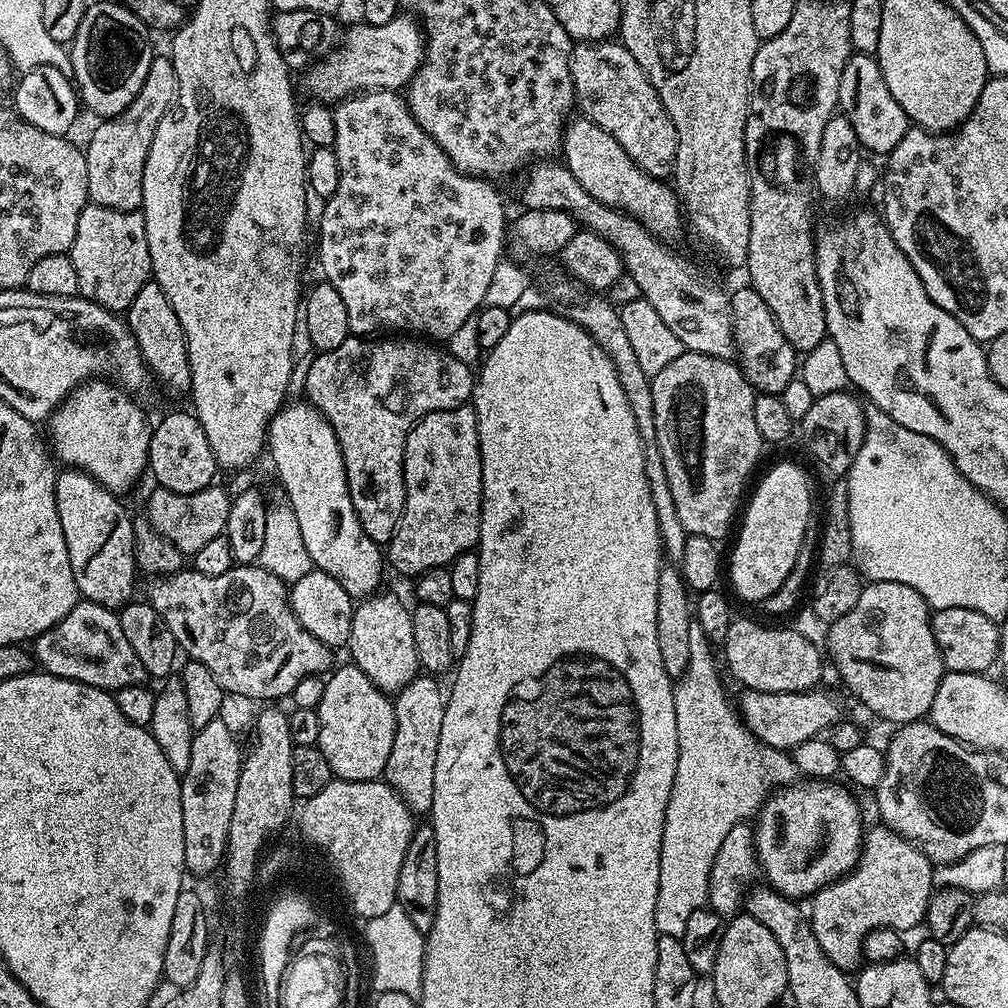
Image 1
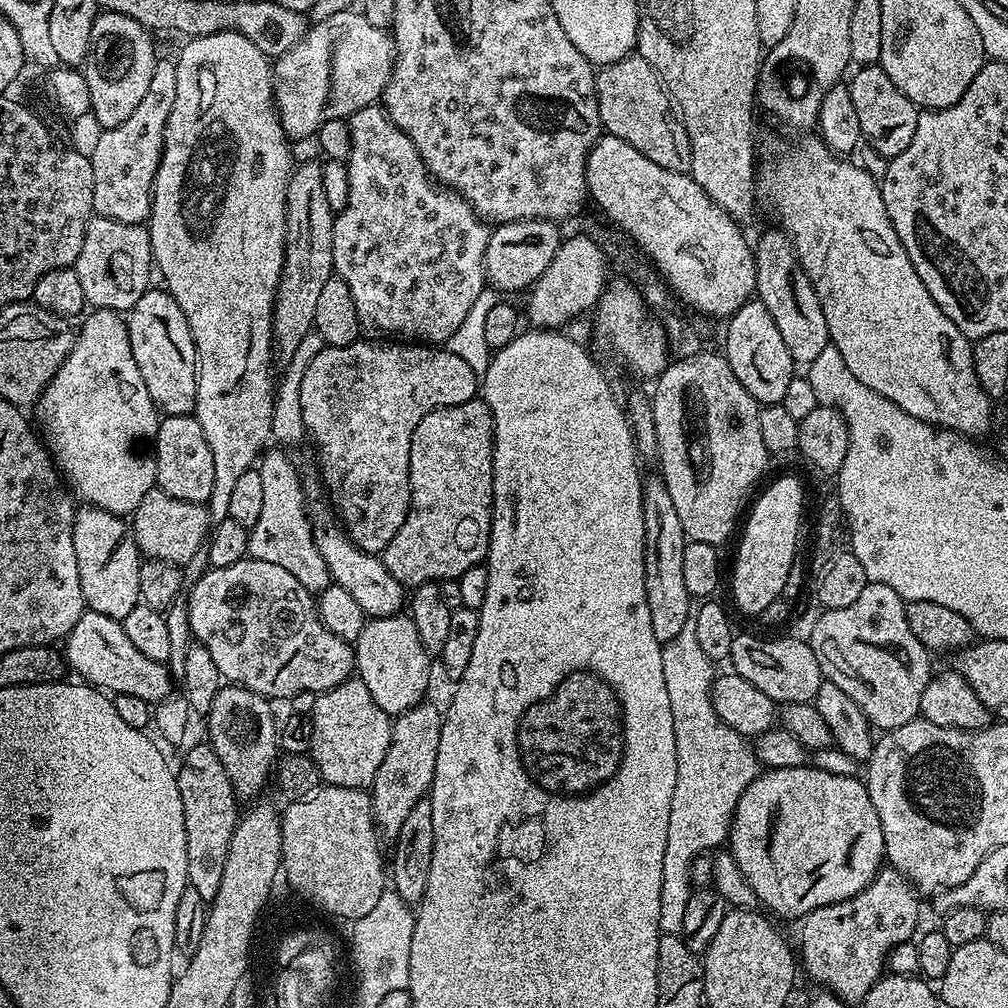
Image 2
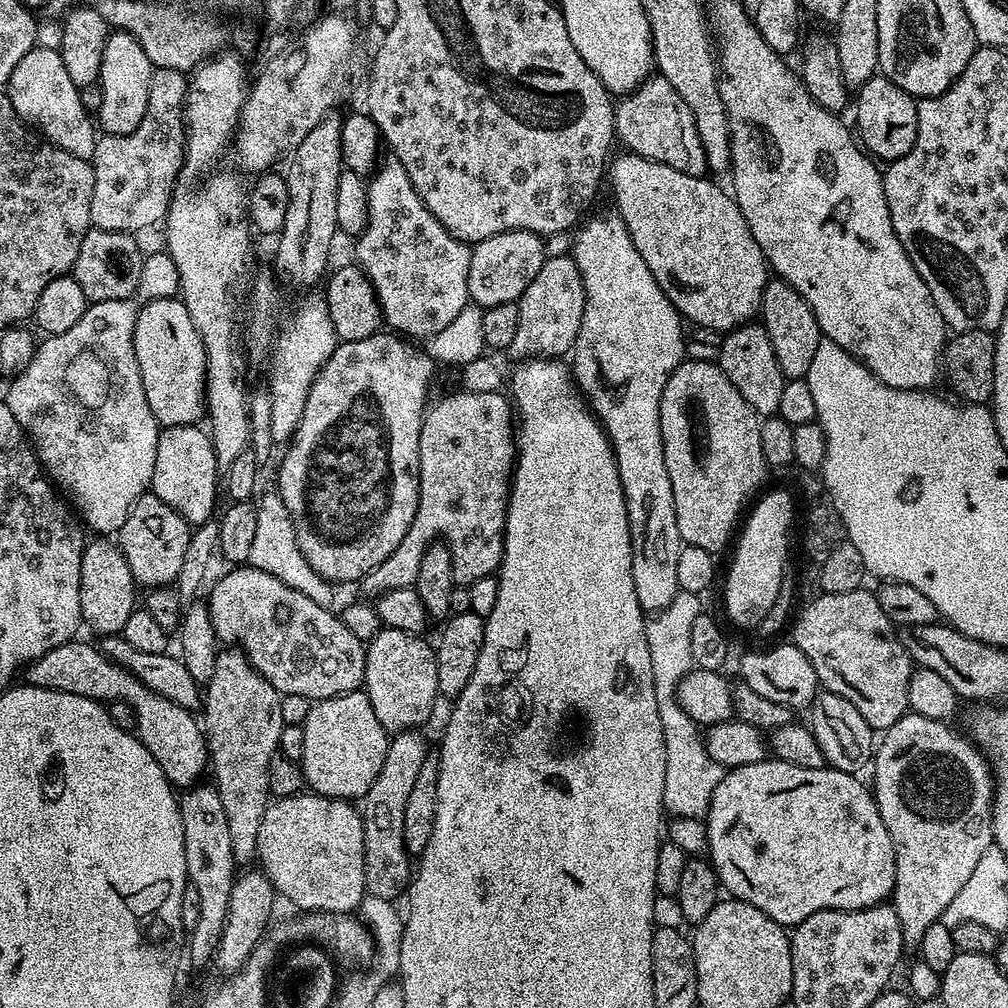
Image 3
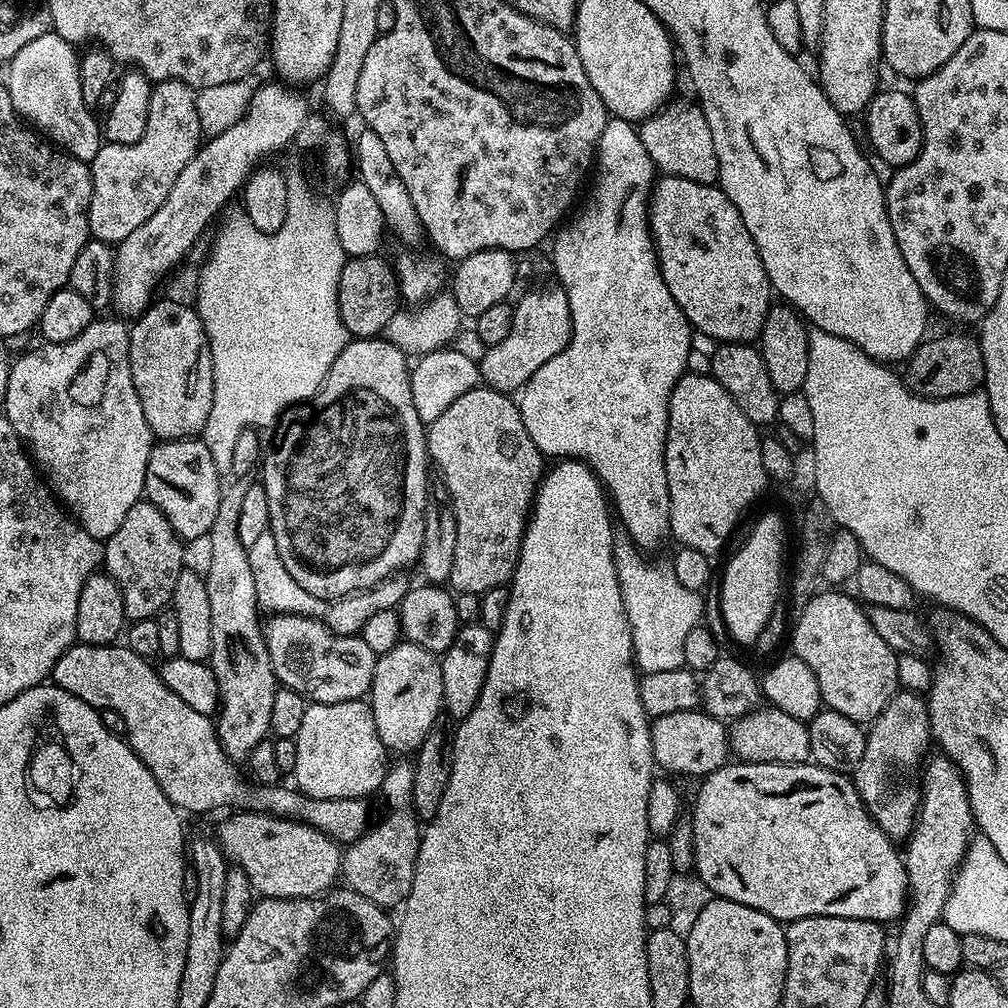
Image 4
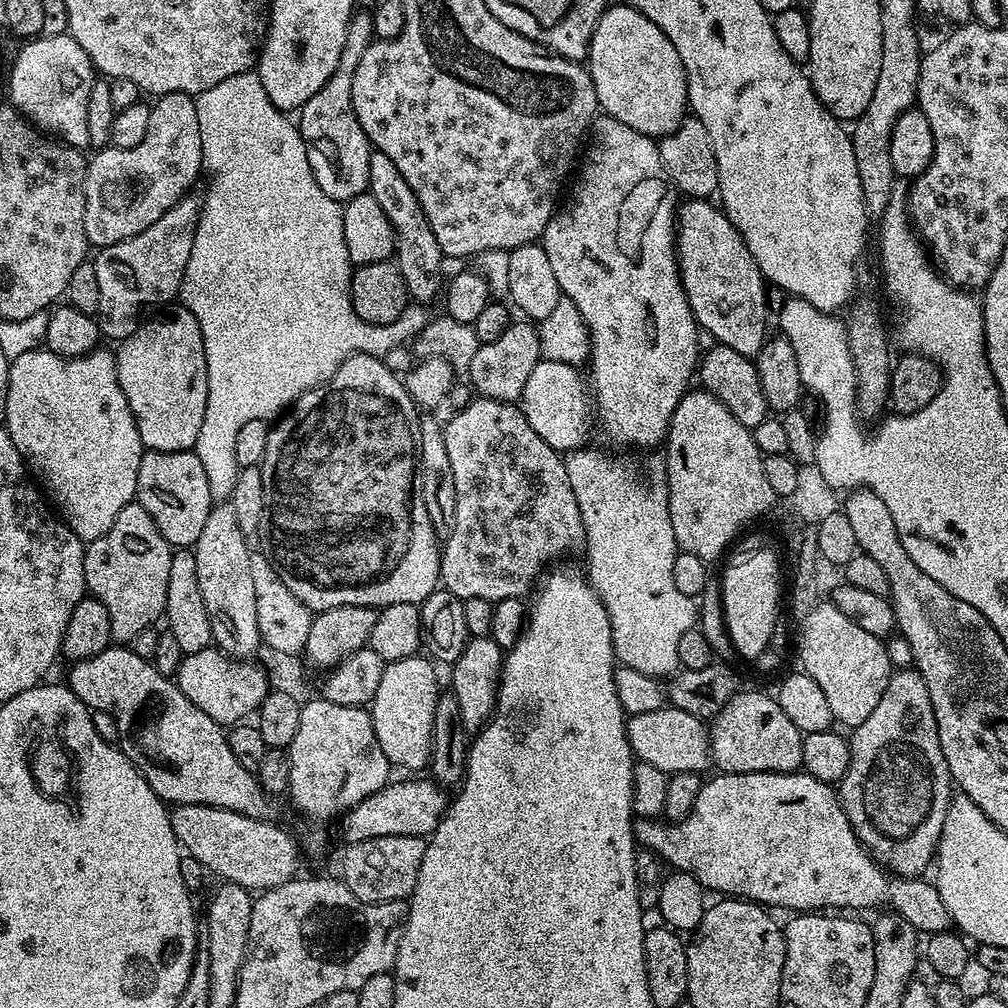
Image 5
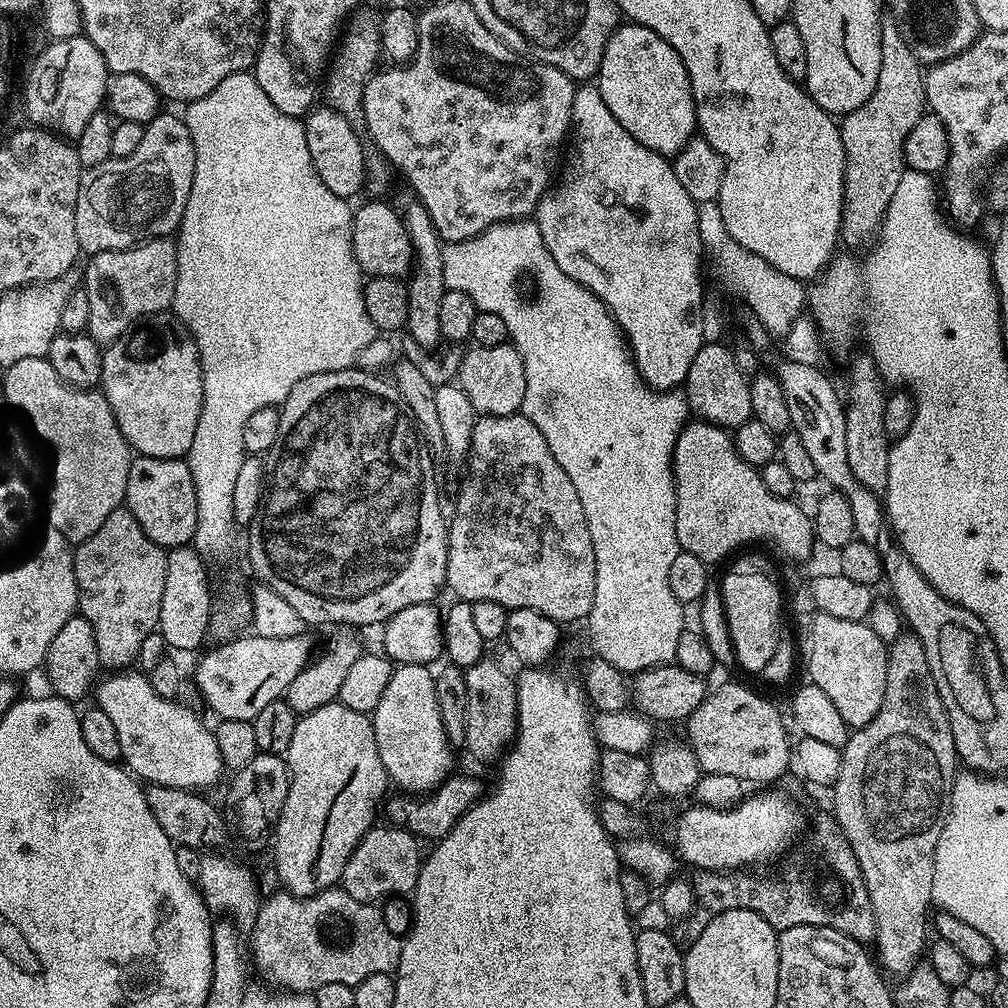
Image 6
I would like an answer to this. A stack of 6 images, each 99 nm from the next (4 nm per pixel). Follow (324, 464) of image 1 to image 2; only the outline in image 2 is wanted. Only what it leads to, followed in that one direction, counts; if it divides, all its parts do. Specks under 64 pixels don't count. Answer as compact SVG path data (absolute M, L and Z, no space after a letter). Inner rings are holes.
M335 519L316 520L312 529L312 537L318 546L318 554L332 575L332 583L342 586L358 606L362 606L365 617L395 616L405 607L406 589L403 584L388 573L383 559L379 555L363 552L354 541L348 539L343 527L338 526Z

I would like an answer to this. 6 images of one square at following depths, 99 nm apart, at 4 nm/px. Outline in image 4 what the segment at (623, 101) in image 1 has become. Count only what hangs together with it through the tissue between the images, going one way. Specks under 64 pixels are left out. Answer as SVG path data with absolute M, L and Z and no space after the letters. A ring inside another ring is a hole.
M673 99L647 119L639 121L638 131L642 138L642 146L646 146L646 154L650 154L653 164L663 175L686 178L699 184L716 184L720 179L720 171L718 154L714 154L714 134L710 134L710 122L706 122L706 114L699 103L689 100Z

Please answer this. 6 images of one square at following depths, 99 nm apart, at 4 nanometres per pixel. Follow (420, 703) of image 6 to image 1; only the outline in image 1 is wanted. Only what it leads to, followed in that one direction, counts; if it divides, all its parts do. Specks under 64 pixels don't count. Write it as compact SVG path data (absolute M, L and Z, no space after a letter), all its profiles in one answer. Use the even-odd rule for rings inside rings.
M383 592L361 599L353 607L347 647L352 652L351 663L360 668L362 674L366 674L370 682L374 682L374 686L378 686L386 694L395 694L404 689L410 681L416 679L421 667L418 662L418 650L414 650L414 626L409 605L404 605L394 593Z

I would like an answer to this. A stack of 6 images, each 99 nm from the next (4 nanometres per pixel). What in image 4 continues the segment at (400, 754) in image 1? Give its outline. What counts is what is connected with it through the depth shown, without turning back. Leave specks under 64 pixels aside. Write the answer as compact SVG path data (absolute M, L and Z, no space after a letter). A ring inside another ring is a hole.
M393 763L388 771L384 773L382 785L384 800L388 803L389 812L369 827L354 843L347 845L342 852L342 880L353 892L362 894L370 902L377 904L379 908L392 910L392 907L403 905L410 894L410 886L414 882L416 873L416 859L420 849L420 837L422 835L422 824L418 819L412 806L412 783L414 782L414 767L411 763Z

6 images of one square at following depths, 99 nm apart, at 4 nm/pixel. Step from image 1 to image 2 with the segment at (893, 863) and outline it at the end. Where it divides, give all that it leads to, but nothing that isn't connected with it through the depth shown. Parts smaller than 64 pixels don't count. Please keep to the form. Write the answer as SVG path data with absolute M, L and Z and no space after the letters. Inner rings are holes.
M891 866L881 867L880 871L876 873L876 877L871 880L858 894L854 894L854 898L846 898L842 902L834 902L830 906L822 906L818 910L814 910L809 916L803 917L799 921L800 924L800 952L798 948L798 960L804 968L808 971L808 976L814 983L820 984L821 989L833 992L838 999L843 1000L845 1005L852 1006L852 1004L859 1005L866 998L866 994L872 987L879 982L881 976L885 975L886 965L888 963L888 952L894 950L894 946L898 946L902 942L912 940L917 935L916 923L920 920L920 900L915 888L912 886L912 881L902 872L896 871Z

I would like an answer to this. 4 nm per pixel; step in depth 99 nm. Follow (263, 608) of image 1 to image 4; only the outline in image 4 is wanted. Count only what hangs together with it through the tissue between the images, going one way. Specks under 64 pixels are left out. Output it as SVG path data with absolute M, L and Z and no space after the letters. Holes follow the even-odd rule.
M272 614L263 625L265 644L269 650L273 674L283 687L302 694L305 700L314 704L364 700L371 693L372 679L376 669L377 652L366 646L363 635L339 636L328 629L323 619L310 616L281 616Z

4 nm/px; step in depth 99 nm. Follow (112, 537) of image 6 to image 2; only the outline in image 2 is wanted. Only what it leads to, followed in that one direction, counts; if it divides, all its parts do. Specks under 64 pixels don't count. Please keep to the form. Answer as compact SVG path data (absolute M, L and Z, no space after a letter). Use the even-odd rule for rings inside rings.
M151 488L138 502L130 517L132 536L140 547L141 557L150 560L165 560L171 564L185 565L198 554L210 536L208 509L203 504L182 502L182 498L170 498L161 488Z

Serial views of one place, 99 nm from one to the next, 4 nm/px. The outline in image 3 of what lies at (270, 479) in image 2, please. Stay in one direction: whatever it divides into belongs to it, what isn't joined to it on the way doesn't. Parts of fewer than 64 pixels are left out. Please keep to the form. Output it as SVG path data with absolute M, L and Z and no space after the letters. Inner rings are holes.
M271 491L264 497L261 495L256 504L258 527L254 533L254 547L250 549L248 564L266 574L274 574L274 578L286 582L286 586L298 590L298 594L306 594L306 598L311 598L317 606L331 609L332 603L336 600L335 590L337 591L333 581L323 580L310 566L310 562L306 562L302 553L292 550L296 546L296 535L294 522L290 518L290 510L286 510L286 502L282 502L279 491ZM271 548L276 552L268 552ZM283 548L289 548L289 552L280 552Z

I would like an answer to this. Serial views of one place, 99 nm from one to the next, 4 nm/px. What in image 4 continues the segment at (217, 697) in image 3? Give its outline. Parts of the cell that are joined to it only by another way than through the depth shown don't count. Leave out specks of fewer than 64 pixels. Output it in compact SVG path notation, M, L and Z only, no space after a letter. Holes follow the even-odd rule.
M253 473L235 475L232 482L221 489L218 513L208 535L210 542L210 560L208 570L204 572L207 582L207 593L210 601L211 654L208 662L215 680L218 682L220 707L216 716L217 732L220 745L234 762L245 761L254 746L263 741L271 731L270 715L274 706L274 694L278 681L273 674L273 666L269 658L269 650L265 644L262 620L259 620L260 607L257 602L257 591L254 587L254 574L251 573L247 548L238 541L239 511L242 510L243 499L256 483Z

